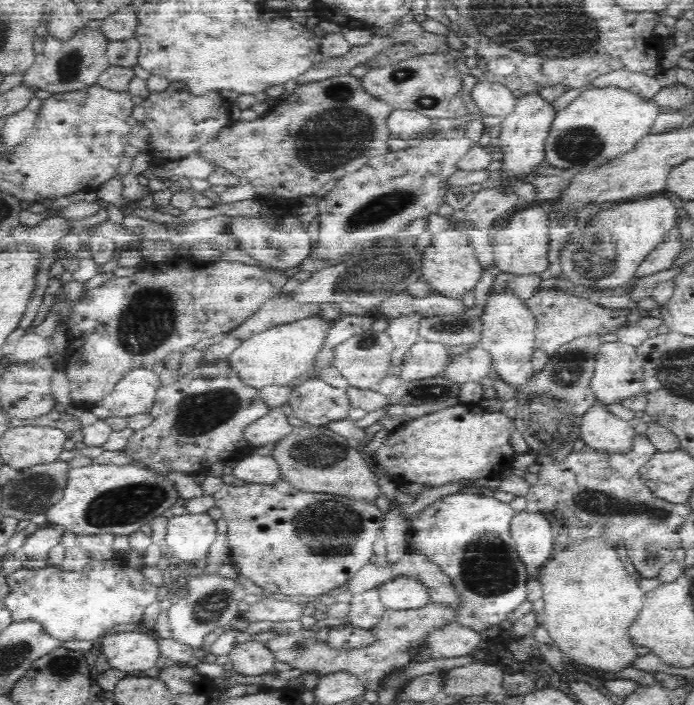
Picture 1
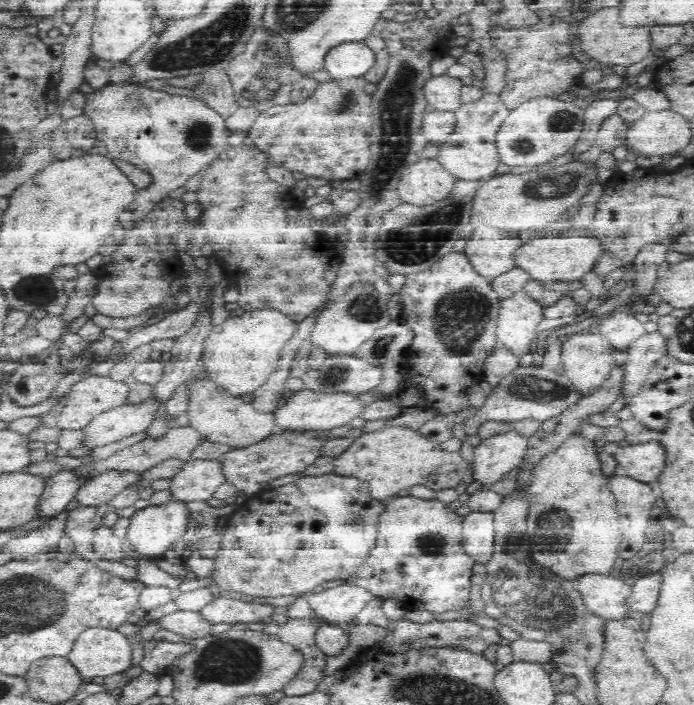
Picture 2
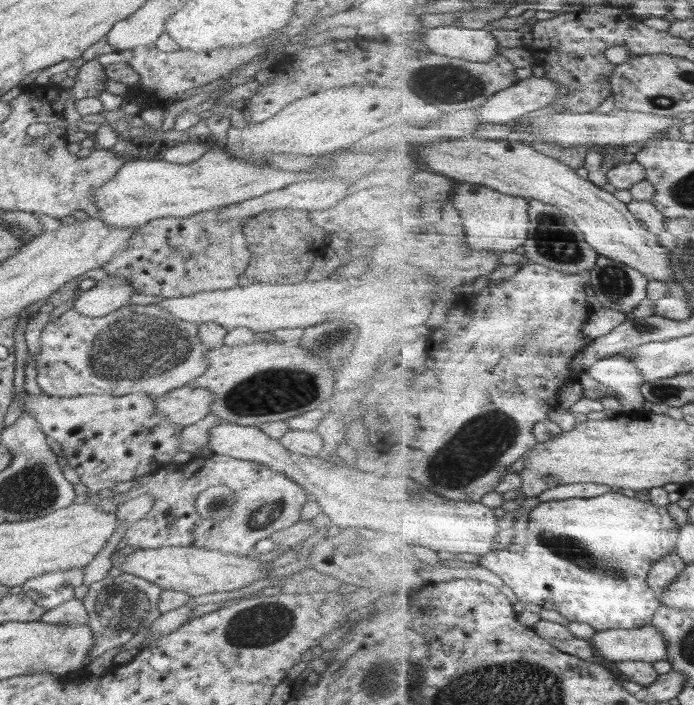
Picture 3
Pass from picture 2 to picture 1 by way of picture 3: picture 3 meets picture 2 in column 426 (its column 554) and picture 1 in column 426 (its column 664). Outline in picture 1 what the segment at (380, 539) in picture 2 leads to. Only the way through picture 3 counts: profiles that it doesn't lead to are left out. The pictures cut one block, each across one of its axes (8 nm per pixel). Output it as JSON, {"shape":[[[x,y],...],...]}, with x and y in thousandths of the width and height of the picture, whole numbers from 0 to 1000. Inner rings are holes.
{"shape":[[[666,695],[638,704],[601,728],[589,725],[586,765],[589,780],[614,789],[621,799],[631,801],[640,817],[646,818],[659,845],[654,858],[663,858],[641,858],[641,862],[654,868],[654,885],[690,899],[718,888],[731,878],[732,871],[758,854],[758,824],[761,823],[758,804],[744,783],[744,773],[733,753],[735,738],[741,729],[732,713],[693,702],[686,695]]]}

